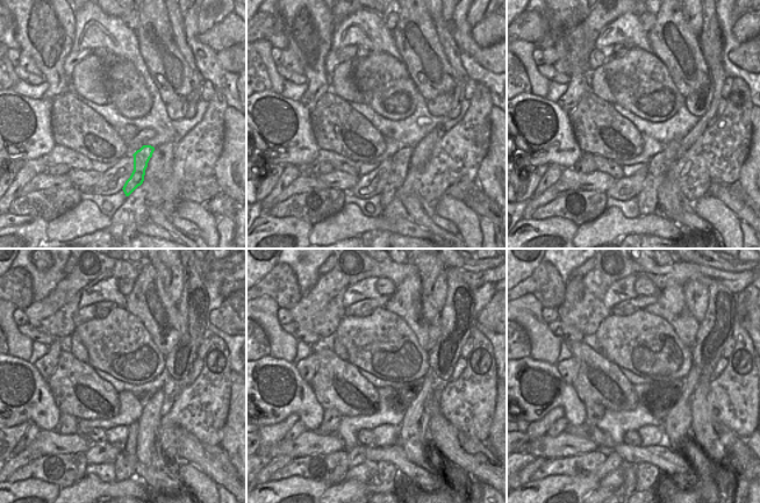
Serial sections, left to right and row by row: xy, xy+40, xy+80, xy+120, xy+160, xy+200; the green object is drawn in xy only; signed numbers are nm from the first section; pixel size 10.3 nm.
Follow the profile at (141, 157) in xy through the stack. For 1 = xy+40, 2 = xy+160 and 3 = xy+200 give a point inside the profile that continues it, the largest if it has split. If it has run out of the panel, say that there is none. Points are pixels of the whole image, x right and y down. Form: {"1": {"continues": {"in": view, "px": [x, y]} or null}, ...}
{"1": {"continues": {"in": "xy+40", "px": [400, 162]}}, "2": {"continues": {"in": "xy+160", "px": [385, 472]}}, "3": {"continues": {"in": "xy+200", "px": [647, 475]}}}

